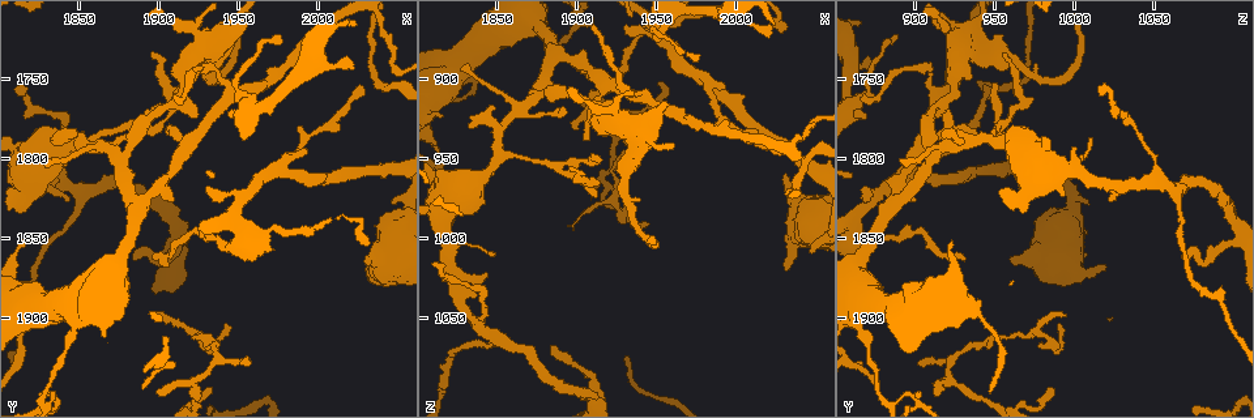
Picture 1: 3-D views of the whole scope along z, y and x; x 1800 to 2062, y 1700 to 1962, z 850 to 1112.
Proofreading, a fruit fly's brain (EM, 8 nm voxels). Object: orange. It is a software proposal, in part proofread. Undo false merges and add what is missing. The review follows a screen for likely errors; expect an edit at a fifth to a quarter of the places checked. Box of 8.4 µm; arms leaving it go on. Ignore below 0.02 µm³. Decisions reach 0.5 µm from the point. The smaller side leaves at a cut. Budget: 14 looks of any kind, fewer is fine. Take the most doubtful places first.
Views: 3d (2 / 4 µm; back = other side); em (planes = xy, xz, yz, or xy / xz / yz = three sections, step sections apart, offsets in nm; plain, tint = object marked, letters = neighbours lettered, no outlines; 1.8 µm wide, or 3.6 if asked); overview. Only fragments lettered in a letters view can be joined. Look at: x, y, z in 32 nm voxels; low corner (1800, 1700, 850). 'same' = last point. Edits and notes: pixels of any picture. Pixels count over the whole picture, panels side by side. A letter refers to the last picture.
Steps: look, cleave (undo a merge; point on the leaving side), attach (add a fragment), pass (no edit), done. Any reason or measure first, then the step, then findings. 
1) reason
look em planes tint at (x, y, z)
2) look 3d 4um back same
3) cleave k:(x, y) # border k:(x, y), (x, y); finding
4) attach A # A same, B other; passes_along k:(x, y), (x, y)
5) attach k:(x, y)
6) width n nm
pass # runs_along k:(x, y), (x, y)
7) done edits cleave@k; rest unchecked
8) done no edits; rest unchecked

abrupt turn
look em yz step 4 tint at (1852, 1788, 946)

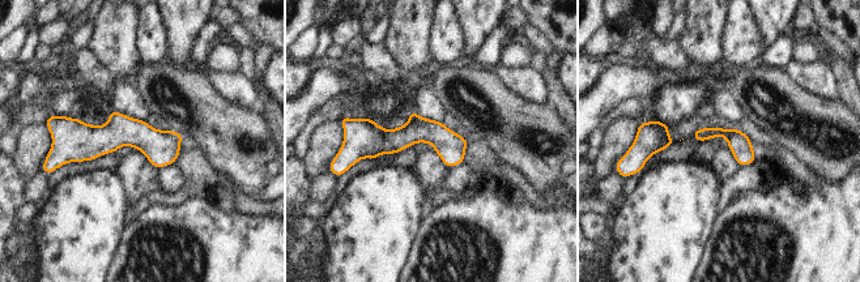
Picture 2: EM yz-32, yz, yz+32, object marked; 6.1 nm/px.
look em xz step 8 letters same

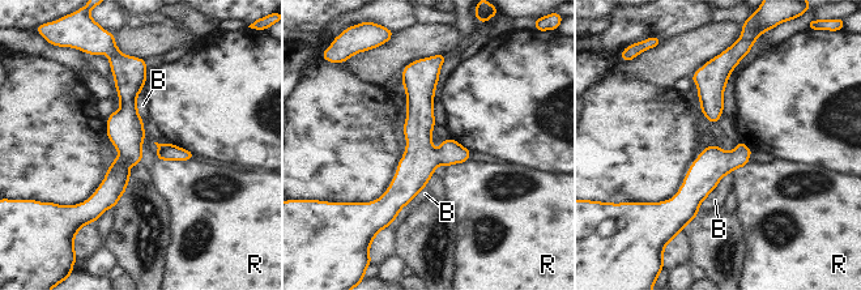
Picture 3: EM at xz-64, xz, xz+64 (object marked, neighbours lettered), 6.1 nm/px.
width 200 nm
pass # B other, R other; all the same neuron

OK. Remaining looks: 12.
look 3d 4um at (1976, 1808, 900)

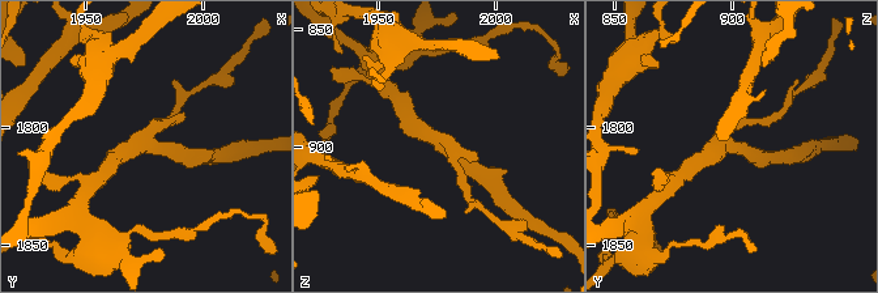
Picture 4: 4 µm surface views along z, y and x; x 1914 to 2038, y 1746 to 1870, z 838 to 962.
arms 3
look em xy step 8 letters at (1976, 1807, 899)

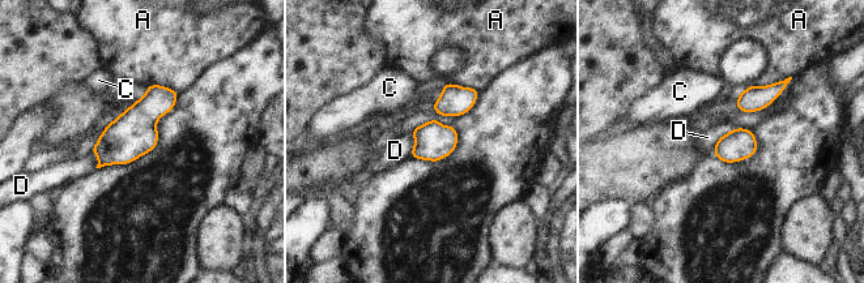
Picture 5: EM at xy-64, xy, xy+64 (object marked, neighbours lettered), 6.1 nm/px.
width 190 nm
pass # A other, C other, D other; border 5:(737, 127), (724, 133), (713, 151); all the same neuron

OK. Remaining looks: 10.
an open end
look em planes letters at (1896, 1736, 958)

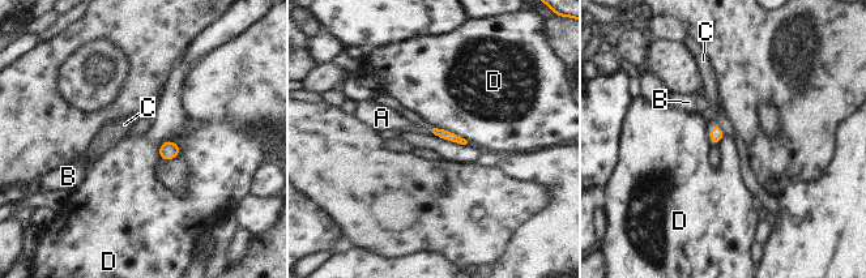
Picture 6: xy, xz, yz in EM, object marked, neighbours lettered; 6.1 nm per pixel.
pass # A other, B other, C other, D other; border 6:(431, 129), (447, 129), (468, 142); none of them fits

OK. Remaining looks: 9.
abrupt turn
look 3d 4um at (1928, 1936, 920)

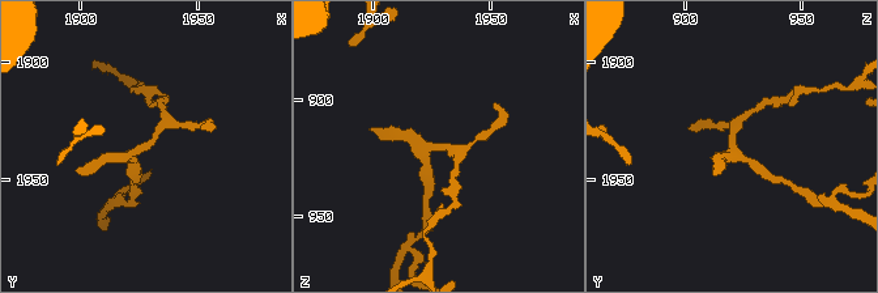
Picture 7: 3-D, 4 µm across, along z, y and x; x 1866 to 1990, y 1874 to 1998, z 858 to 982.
need the tissue
look em planes letters at (1927, 1937, 919)

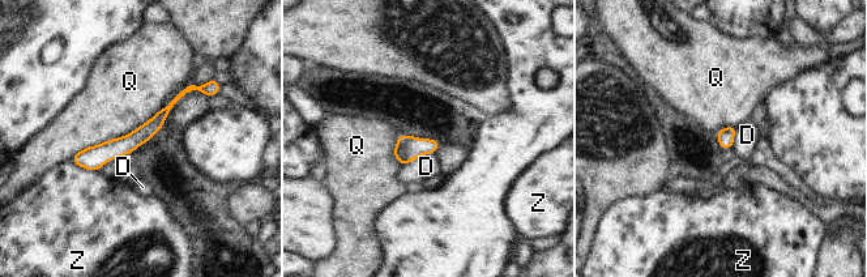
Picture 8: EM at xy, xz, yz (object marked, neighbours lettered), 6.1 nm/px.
width 100 nm
pass # D other, Q other, Z other; border 8:(191, 81), (132, 131), (71, 158); one neuron here

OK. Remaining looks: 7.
free end
look 3d 4um at (1844, 1828, 1022)

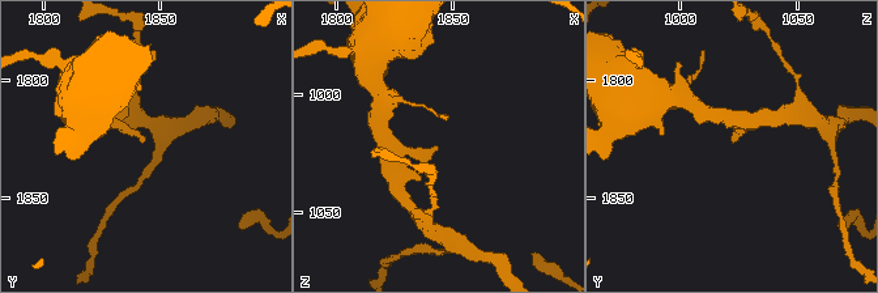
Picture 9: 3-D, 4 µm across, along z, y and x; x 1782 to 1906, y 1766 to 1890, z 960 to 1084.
shape alone is not enough
look em 3.6um planes plain at (1843, 1827, 1022)

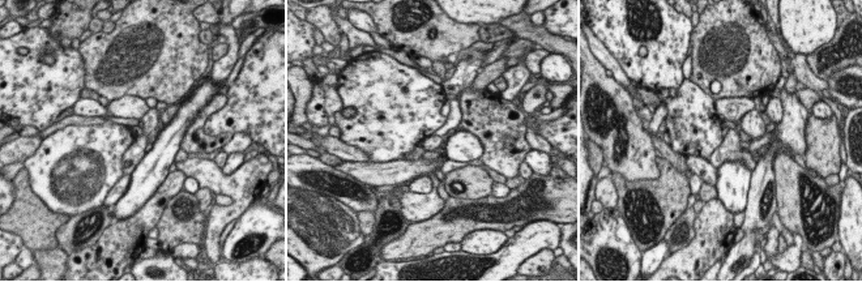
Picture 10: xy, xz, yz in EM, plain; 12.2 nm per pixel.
see the neighbours
look em 3.6um planes letters same

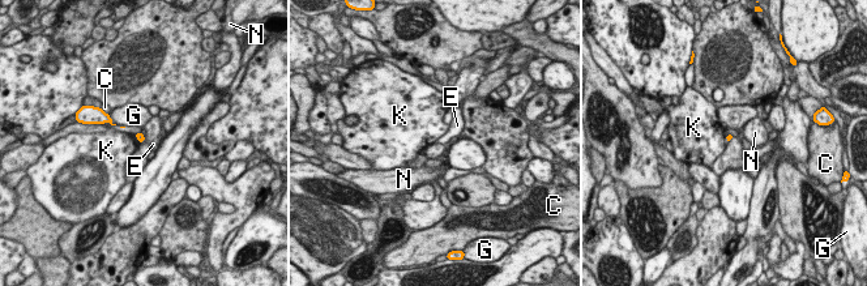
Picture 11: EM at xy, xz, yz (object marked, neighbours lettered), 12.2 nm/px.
attach E # C other, E same, G other, K other, N other; passes_along 11:(140, 136), (144, 139), (153, 144); it goes on there

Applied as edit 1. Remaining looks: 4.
branch stops here
look em planes letters at (1898, 1898, 996)

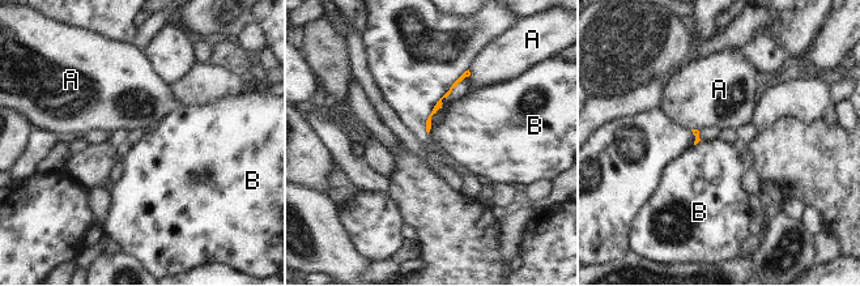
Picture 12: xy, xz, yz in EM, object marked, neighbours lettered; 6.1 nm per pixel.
pass # A other, B other; border 12:(442, 103), (428, 133); none of them fits

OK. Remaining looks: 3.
done edits attach@11; rest unchecked

